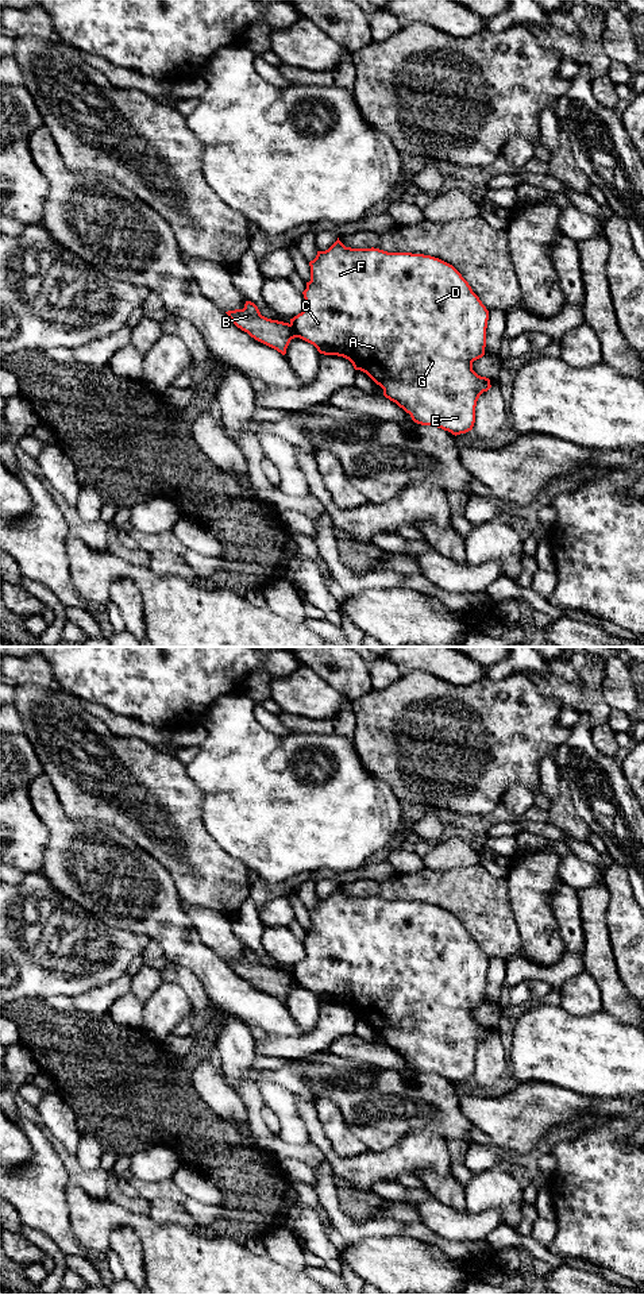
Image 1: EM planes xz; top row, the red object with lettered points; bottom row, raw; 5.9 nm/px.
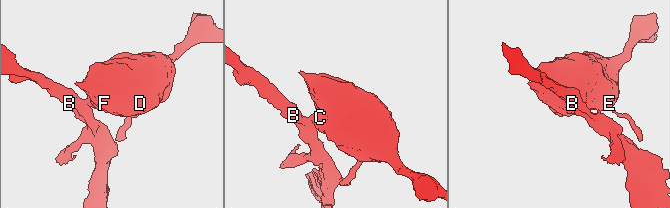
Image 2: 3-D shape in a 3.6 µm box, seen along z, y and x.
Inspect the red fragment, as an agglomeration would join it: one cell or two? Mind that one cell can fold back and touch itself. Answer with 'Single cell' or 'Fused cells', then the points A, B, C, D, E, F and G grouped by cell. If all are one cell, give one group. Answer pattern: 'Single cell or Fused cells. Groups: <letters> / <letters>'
Fused cells. Groups: A C D E F G / B

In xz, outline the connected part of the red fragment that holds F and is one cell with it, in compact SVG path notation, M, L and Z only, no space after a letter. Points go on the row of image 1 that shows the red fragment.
M339 238L328 250L317 251L309 266L311 281L306 282L306 289L302 292L306 307L301 313L290 319L296 336L313 344L320 354L348 359L355 370L366 373L383 389L383 396L409 413L414 423L437 427L455 436L471 431L475 423L477 401L483 392L491 388L489 378L481 377L473 370L473 362L485 355L489 311L462 274L452 265L431 255L387 253L374 247L351 248L346 247Z

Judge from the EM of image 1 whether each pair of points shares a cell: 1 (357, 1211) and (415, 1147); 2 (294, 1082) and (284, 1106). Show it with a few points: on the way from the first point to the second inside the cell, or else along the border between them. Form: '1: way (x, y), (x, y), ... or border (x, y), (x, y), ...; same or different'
1: border (342, 1178), (354, 1186), (370, 1191); different
2: border (261, 1079), (276, 1082), (294, 1094); different

